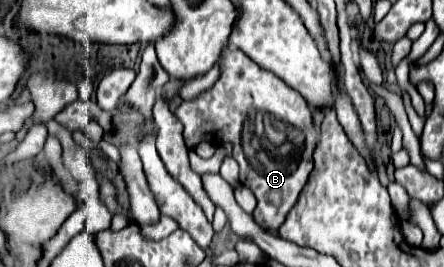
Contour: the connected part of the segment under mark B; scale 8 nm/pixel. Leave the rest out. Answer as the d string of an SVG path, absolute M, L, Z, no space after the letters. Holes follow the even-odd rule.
M225 47L221 55L219 81L209 91L201 93L197 99L183 101L177 107L175 115L185 127L183 135L185 135L187 147L195 147L203 139L213 141L217 145L225 141L233 143L233 159L239 163L239 169L241 169L239 181L245 187L249 187L257 197L253 219L257 217L255 221L259 221L265 229L279 229L279 225L283 225L285 221L285 215L295 205L297 195L305 187L307 177L313 169L313 151L319 141L319 127L313 123L313 109L307 107L307 101L297 91L287 87L277 75L255 65L255 61L251 61L251 57L247 57L239 49ZM245 139L253 147L253 151L247 153L247 161L245 161L245 149L243 149Z

